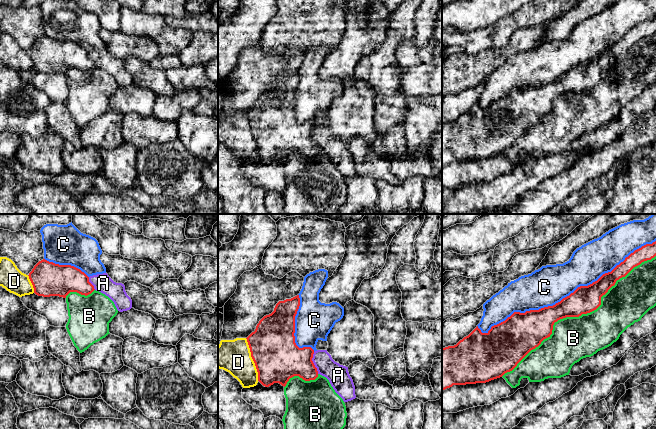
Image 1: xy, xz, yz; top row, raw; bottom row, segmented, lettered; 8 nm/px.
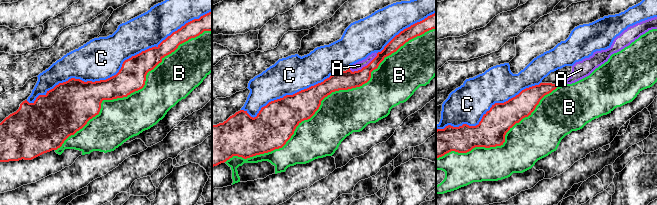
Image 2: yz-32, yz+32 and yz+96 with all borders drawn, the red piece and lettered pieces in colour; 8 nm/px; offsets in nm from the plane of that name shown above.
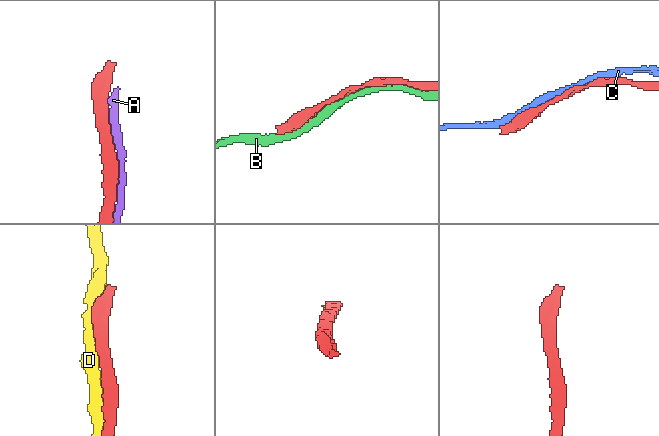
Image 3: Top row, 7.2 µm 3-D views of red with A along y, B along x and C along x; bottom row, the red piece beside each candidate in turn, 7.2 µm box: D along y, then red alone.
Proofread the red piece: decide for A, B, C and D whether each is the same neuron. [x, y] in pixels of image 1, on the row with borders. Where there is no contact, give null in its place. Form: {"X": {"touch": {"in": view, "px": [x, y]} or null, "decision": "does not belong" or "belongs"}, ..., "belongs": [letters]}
{"A": {"touch": {"in": "xz", "px": [313, 363]}, "decision": "does not belong"}, "B": {"touch": {"in": "yz", "px": [578, 316]}, "decision": "does not belong"}, "C": {"touch": {"in": "yz", "px": [567, 296]}, "decision": "does not belong"}, "D": {"touch": {"in": "xz", "px": [252, 358]}, "decision": "does not belong"}, "belongs": []}

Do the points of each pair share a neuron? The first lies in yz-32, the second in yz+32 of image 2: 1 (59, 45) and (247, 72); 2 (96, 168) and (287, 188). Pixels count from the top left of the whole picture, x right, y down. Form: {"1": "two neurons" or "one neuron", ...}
{"1": "one neuron", "2": "one neuron"}

